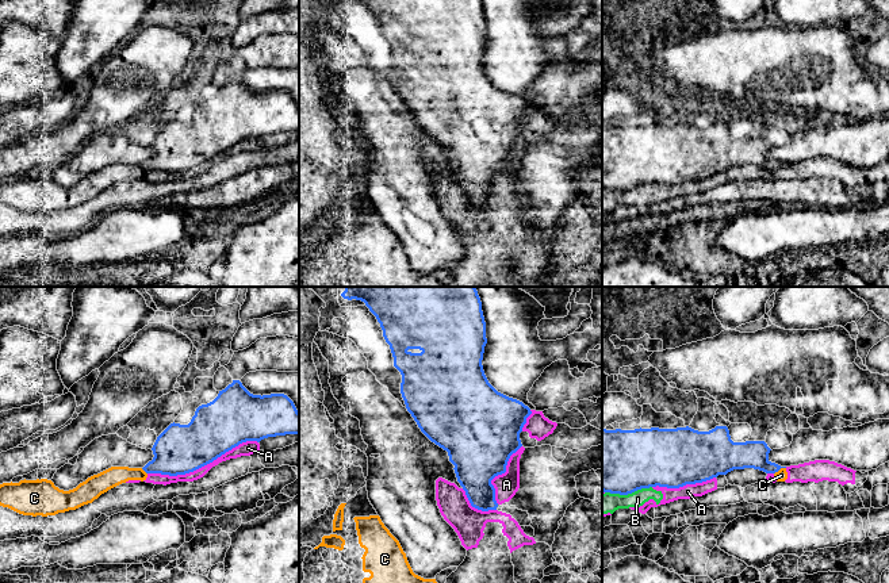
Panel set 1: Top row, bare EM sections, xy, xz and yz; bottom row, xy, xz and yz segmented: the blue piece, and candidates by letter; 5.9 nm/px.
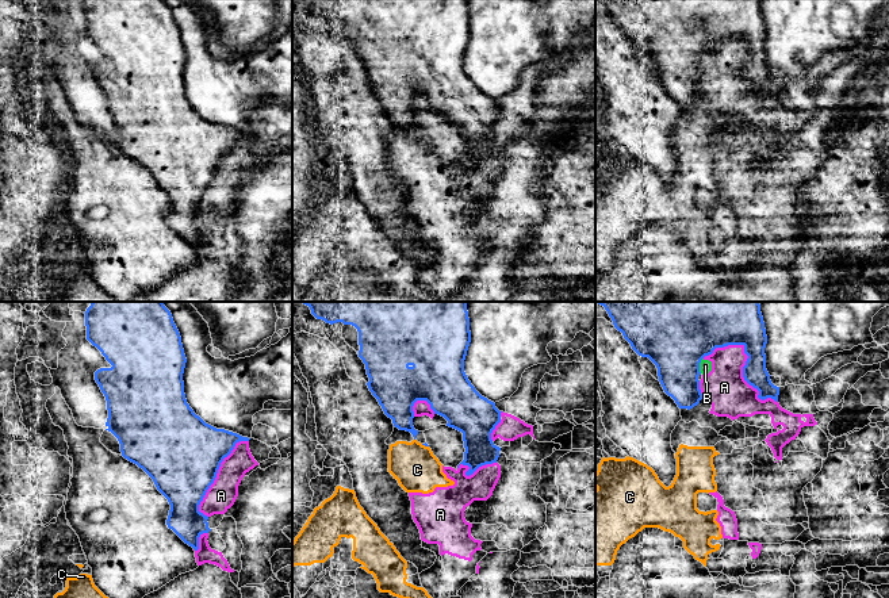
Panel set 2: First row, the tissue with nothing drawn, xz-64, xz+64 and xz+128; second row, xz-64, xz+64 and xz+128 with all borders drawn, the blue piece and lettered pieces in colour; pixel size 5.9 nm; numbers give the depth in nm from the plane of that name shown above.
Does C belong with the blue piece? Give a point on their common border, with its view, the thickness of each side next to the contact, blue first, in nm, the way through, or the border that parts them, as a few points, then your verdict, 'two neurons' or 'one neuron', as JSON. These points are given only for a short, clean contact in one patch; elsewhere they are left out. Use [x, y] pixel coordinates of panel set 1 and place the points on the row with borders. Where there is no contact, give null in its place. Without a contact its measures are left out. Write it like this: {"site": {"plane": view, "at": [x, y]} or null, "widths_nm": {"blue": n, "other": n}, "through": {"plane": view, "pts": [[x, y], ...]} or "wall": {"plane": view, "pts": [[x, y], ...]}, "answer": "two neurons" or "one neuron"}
{"site": {"plane": "yz", "at": [780, 468]}, "widths_nm": {"blue": 160, "other": 70}, "wall": {"plane": "yz", "pts": [[785, 467], [781, 467], [774, 474]]}, "answer": "two neurons"}

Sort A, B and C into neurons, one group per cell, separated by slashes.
A B C

